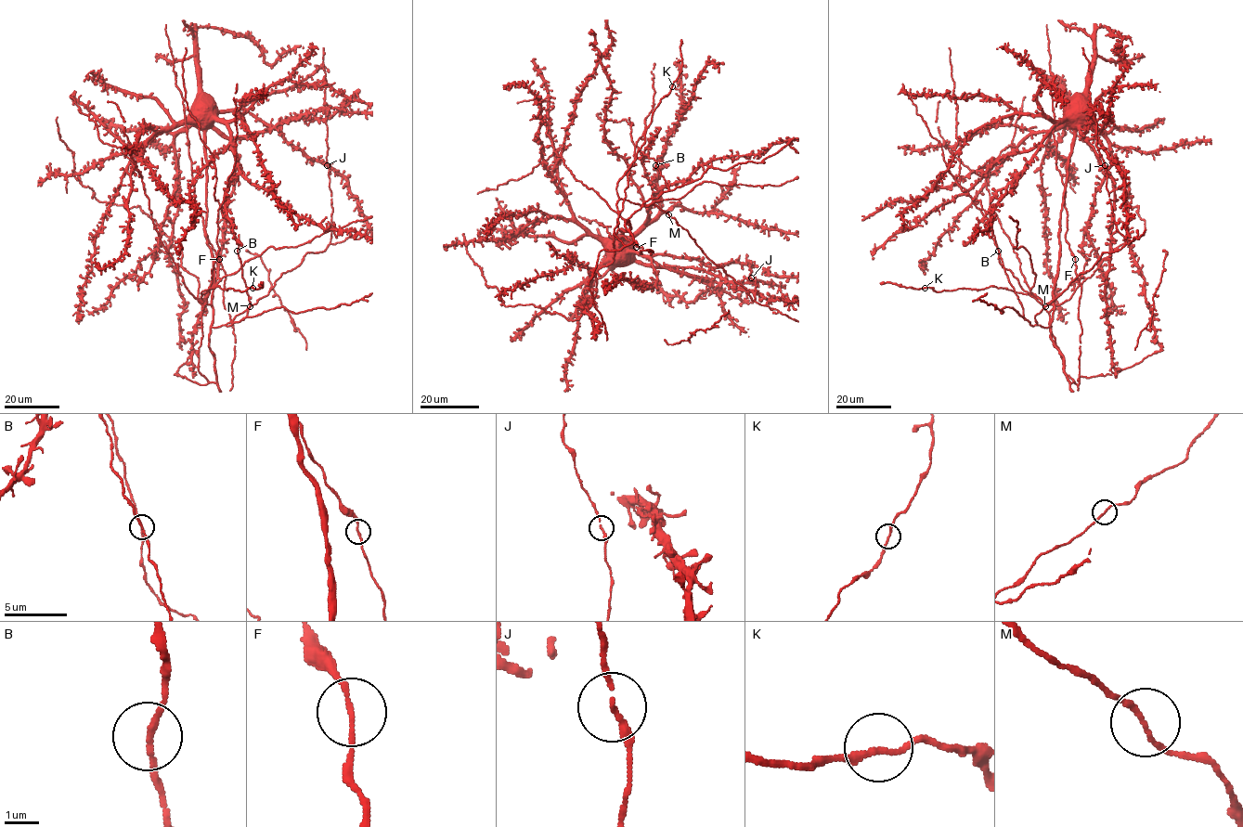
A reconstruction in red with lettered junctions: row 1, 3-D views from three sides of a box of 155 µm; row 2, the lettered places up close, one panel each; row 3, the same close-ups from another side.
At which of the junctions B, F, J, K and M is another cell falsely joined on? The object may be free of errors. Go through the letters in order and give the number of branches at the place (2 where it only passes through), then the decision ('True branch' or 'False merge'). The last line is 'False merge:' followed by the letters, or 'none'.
B: Branches: 2. True branch
F: Branches: 2. True branch
J: Branches: 2. True branch
K: Branches: 2. True branch
M: Branches: 2. True branch
False merge: none

